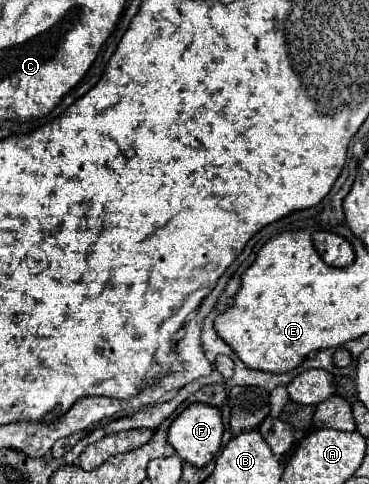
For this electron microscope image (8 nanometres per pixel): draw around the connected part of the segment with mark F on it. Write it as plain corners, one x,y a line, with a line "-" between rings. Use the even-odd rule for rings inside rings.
192,403
188,405
170,425
168,429
168,441
176,449
176,453
190,465
194,467
204,467
210,463
222,443
224,435
224,423
222,423
222,413
218,407
210,407
206,403

